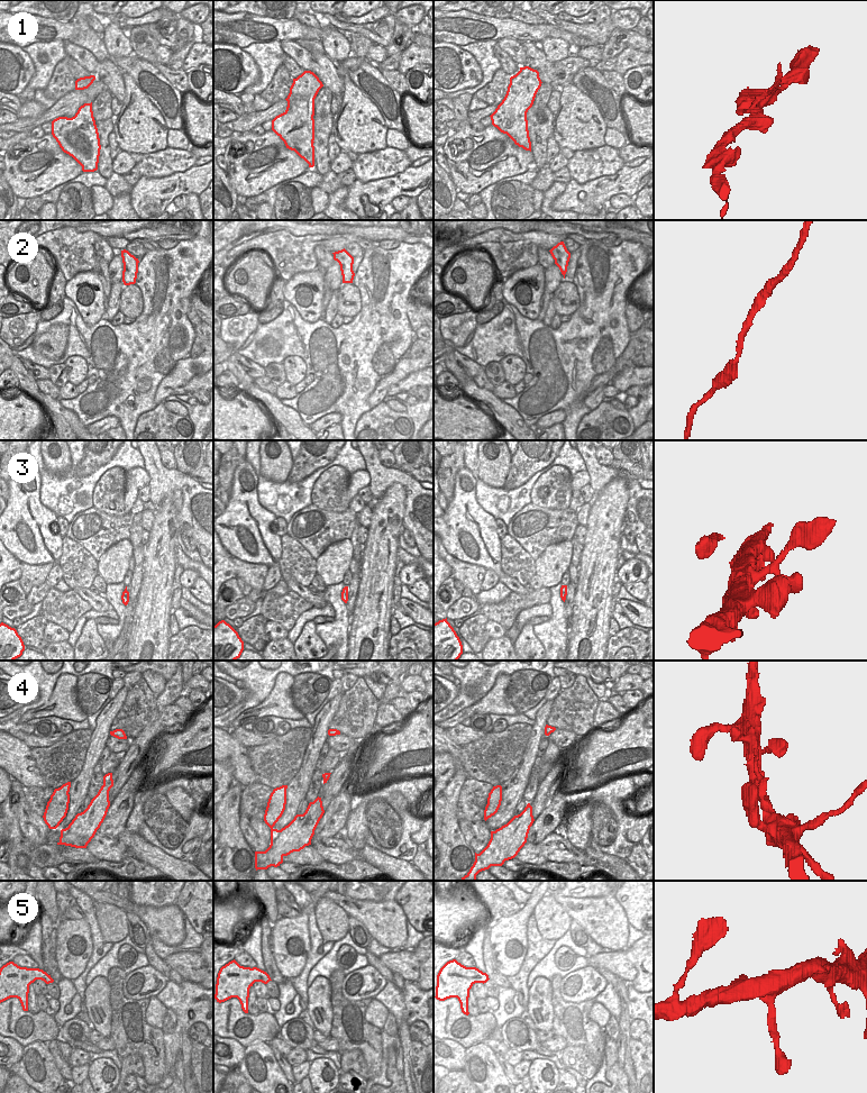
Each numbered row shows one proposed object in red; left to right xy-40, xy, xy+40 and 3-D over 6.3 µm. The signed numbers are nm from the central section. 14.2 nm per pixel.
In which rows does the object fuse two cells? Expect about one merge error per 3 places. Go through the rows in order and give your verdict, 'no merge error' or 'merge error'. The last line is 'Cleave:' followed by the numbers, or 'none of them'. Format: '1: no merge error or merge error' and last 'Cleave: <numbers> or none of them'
1: no merge error
2: no merge error
3: no merge error
4: no merge error
5: no merge error
Cleave: none of them

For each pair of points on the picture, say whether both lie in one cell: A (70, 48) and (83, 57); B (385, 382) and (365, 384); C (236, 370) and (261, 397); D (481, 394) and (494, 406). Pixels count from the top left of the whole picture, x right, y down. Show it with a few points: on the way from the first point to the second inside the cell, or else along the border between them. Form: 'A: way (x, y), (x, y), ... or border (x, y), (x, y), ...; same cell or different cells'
A: way (73, 51), (80, 55); same cell
B: border (394, 364), (368, 397), (367, 403), (372, 408); different cells
C: border (253, 382), (240, 389); different cells
D: way (484, 398), (491, 402); same cell

